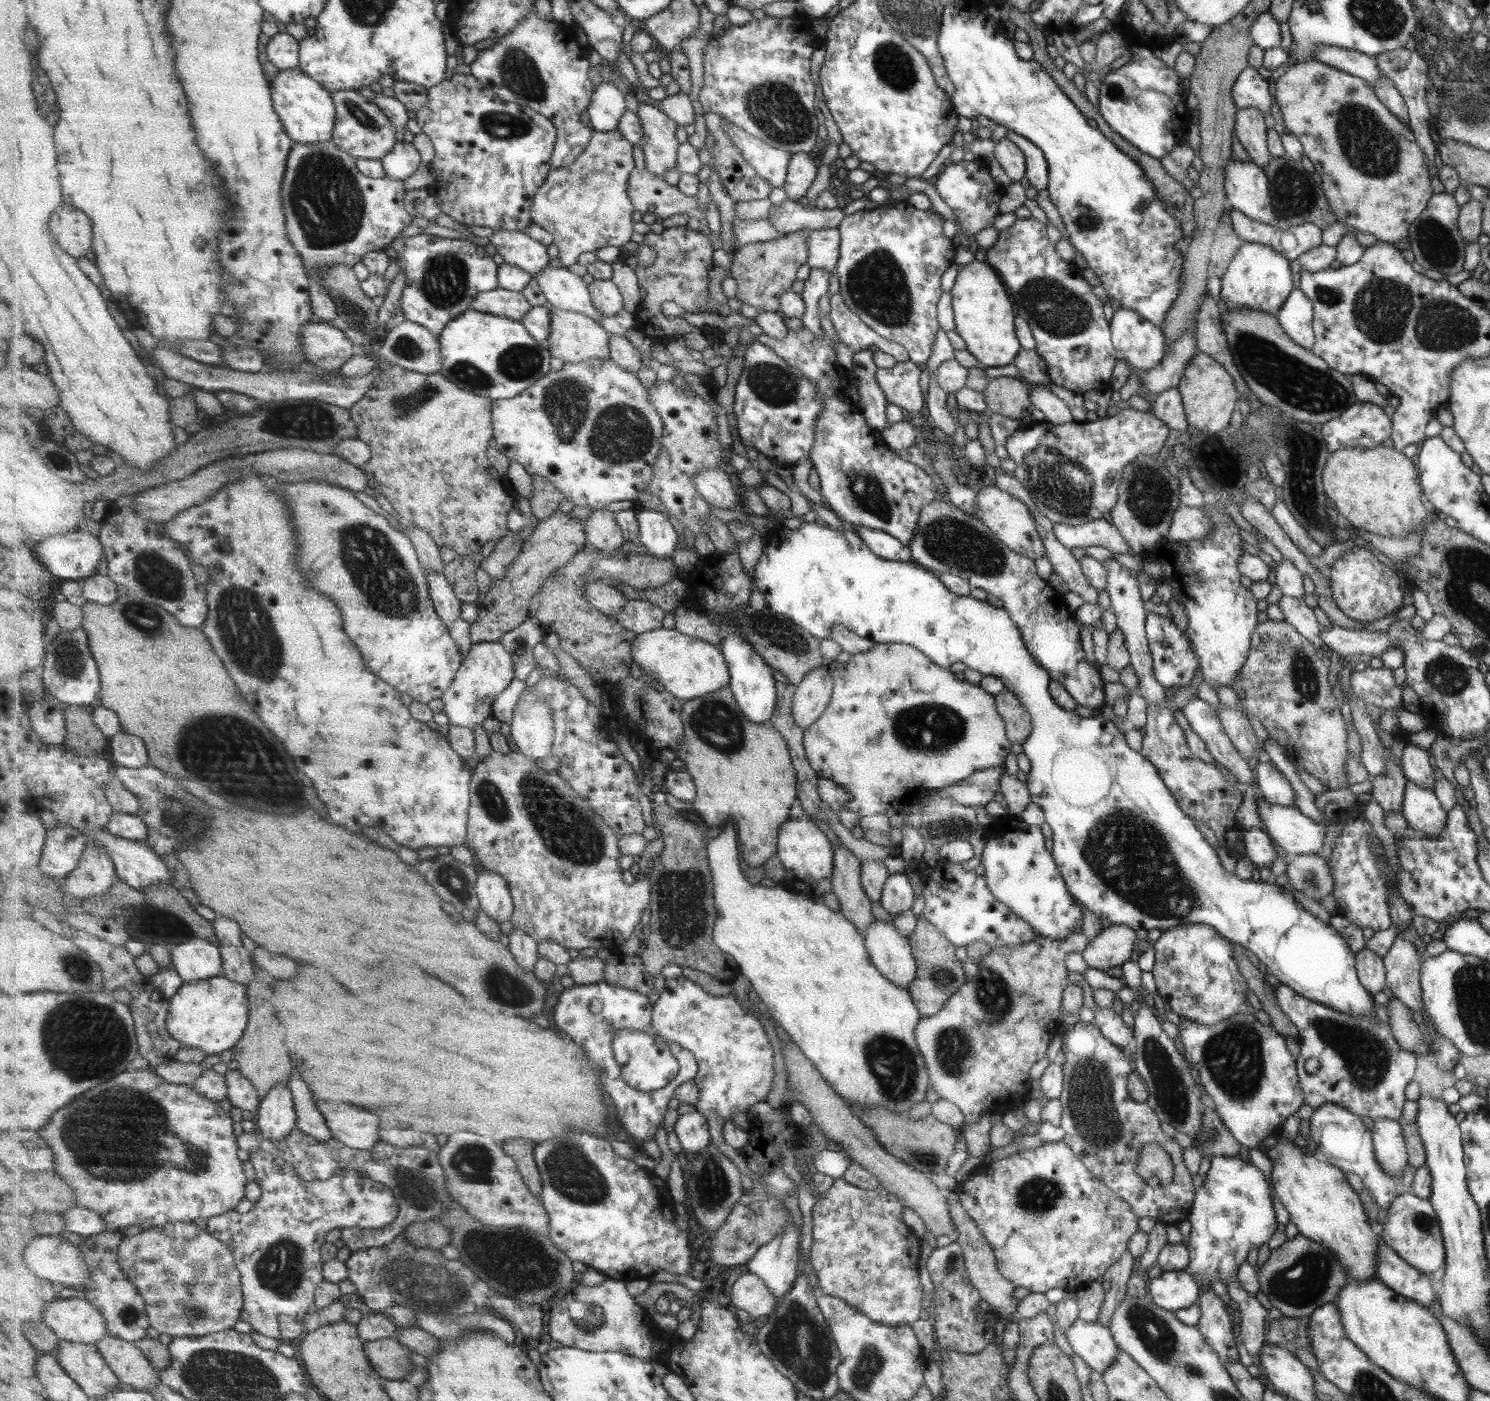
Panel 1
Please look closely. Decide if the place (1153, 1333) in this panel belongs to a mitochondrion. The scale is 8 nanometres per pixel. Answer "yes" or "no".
yes

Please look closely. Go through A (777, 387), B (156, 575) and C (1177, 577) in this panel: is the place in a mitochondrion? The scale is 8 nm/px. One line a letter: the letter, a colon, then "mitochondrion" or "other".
A: mitochondrion
B: mitochondrion
C: other

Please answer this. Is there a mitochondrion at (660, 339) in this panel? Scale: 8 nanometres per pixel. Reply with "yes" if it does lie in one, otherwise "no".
no

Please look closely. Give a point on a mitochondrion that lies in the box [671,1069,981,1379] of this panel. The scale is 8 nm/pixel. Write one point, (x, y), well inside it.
(710, 1190)

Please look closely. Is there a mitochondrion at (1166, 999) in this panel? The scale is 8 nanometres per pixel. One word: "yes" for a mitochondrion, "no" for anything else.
no

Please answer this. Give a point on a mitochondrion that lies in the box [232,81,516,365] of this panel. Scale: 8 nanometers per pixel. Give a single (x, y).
(327, 203)

